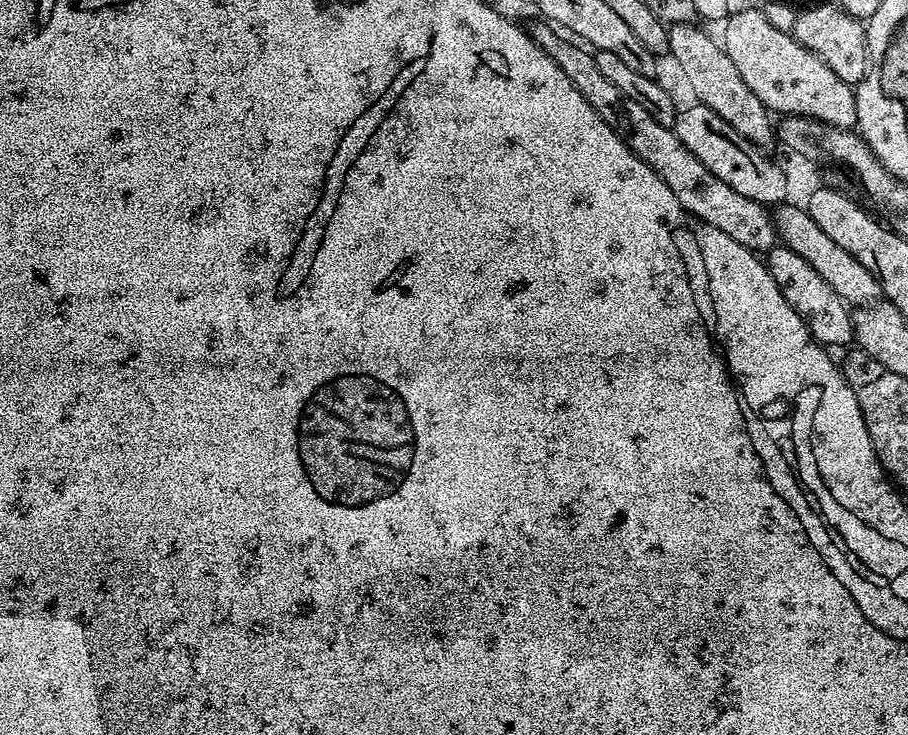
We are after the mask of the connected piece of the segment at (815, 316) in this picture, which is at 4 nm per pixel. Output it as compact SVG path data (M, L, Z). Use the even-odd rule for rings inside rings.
M777 246L766 254L766 263L768 273L774 278L778 290L782 290L782 298L786 298L786 302L790 302L792 309L804 319L817 344L829 346L828 344L853 343L852 312L849 305L835 292L829 282L810 266L810 262L806 262L806 258L794 254L794 250Z

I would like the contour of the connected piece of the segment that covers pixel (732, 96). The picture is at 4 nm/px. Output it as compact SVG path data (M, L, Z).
M695 23L674 24L668 29L668 51L671 59L676 59L676 64L680 67L680 72L688 82L688 88L693 92L695 99L706 105L714 114L718 114L725 122L730 122L742 138L754 142L762 149L771 149L773 140L777 139L778 132L774 127L773 113L742 82L742 74L738 74L738 66L730 62L730 58L724 52L719 43L716 44L703 32L702 29L696 28Z

